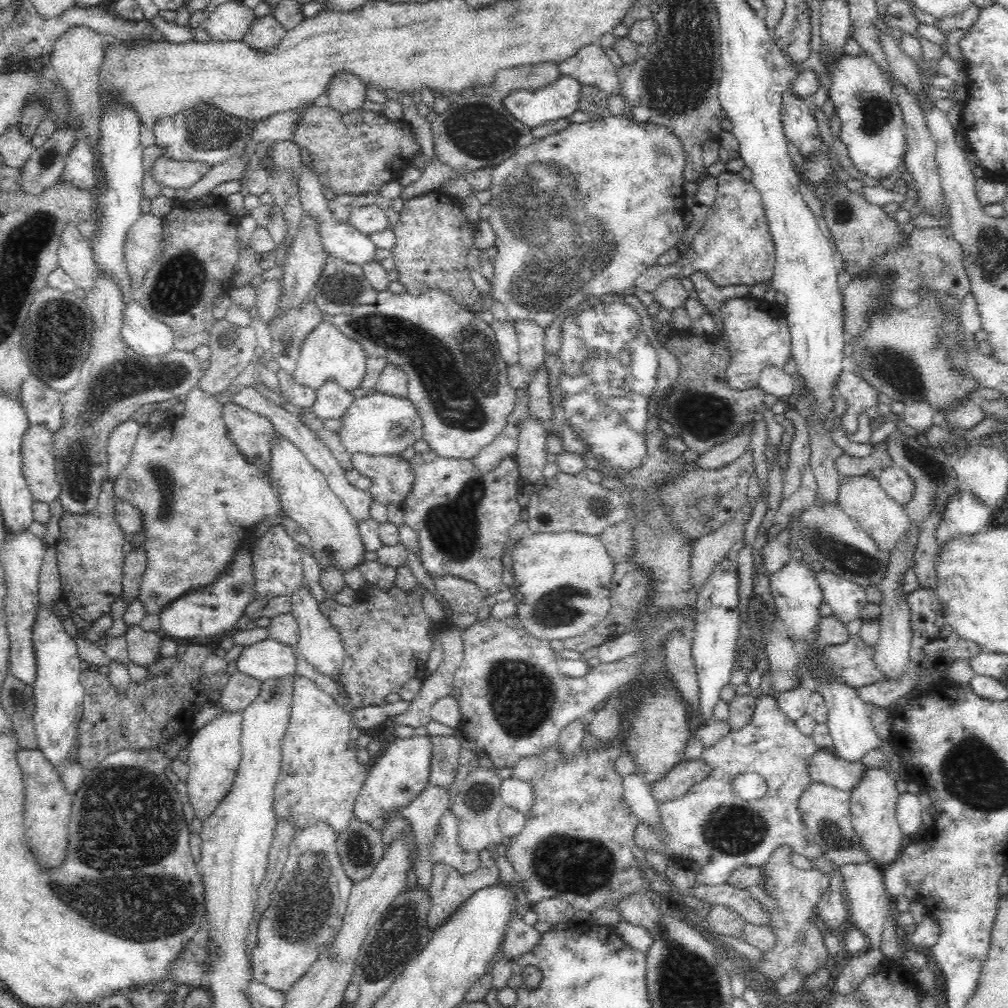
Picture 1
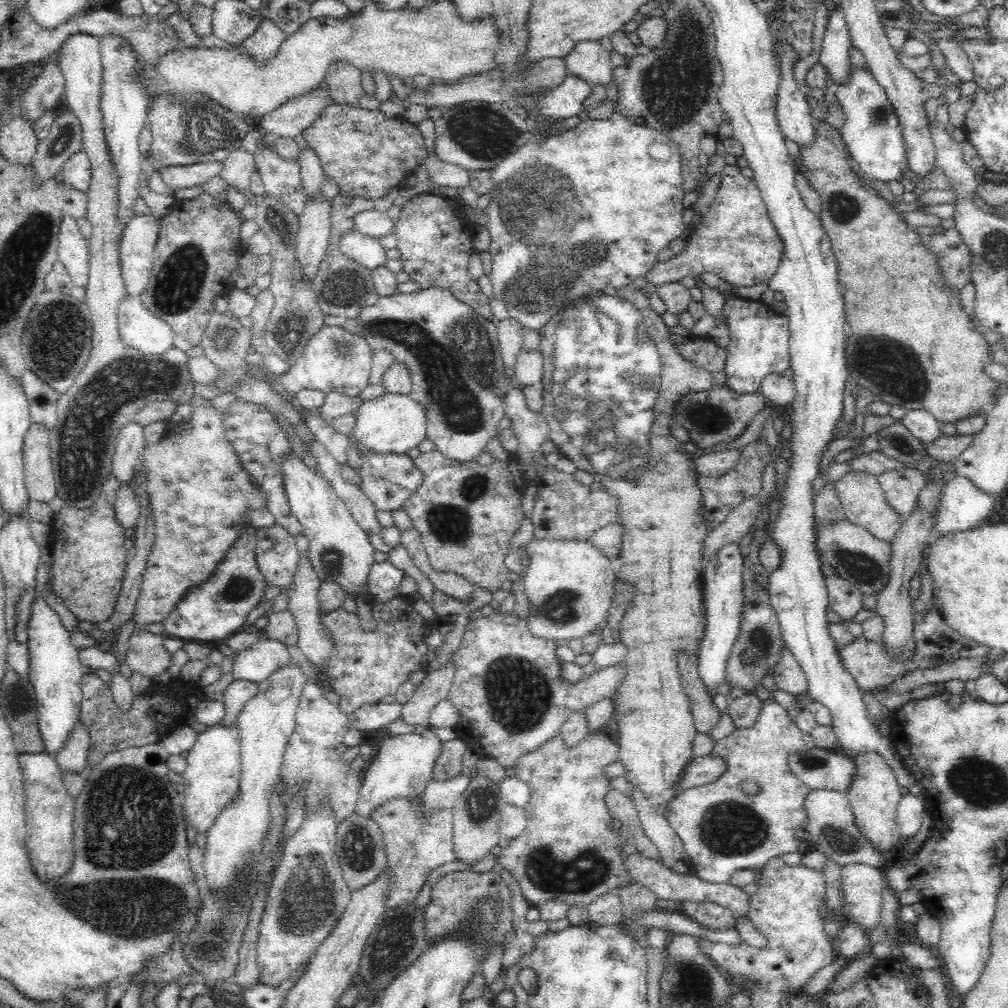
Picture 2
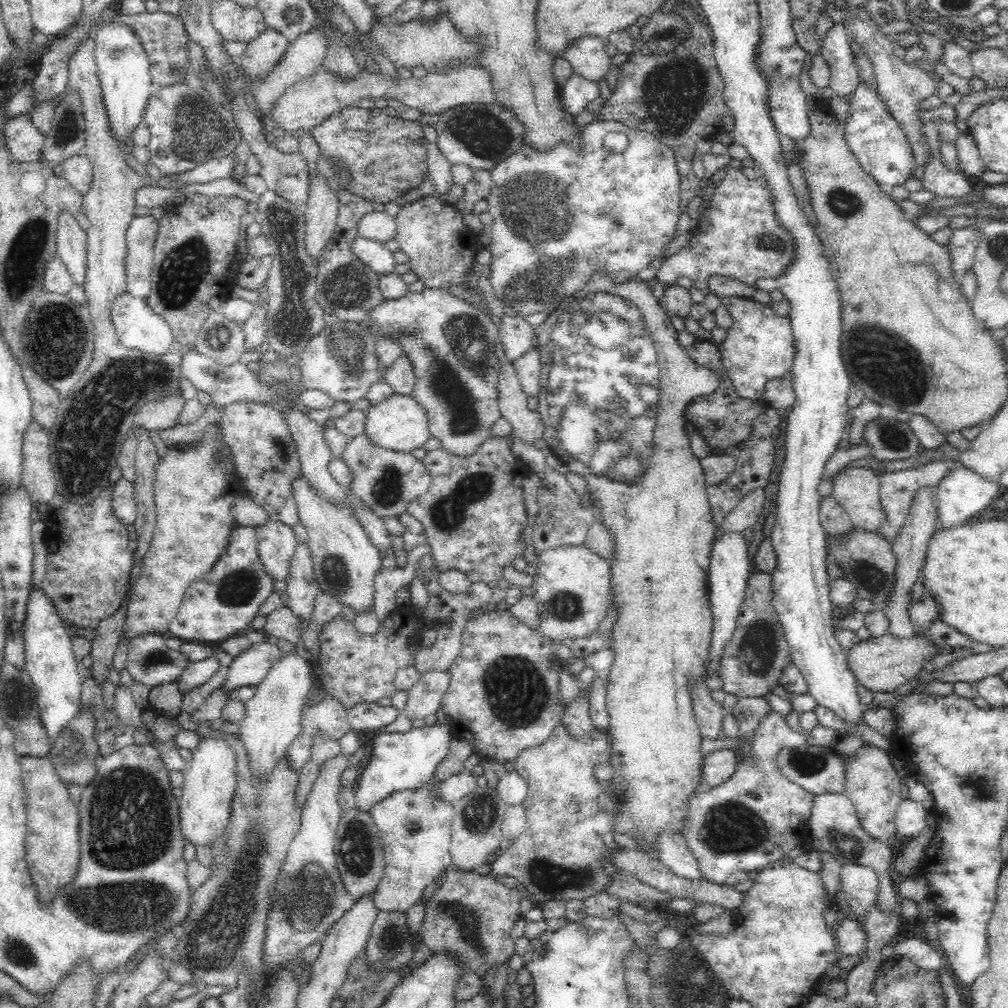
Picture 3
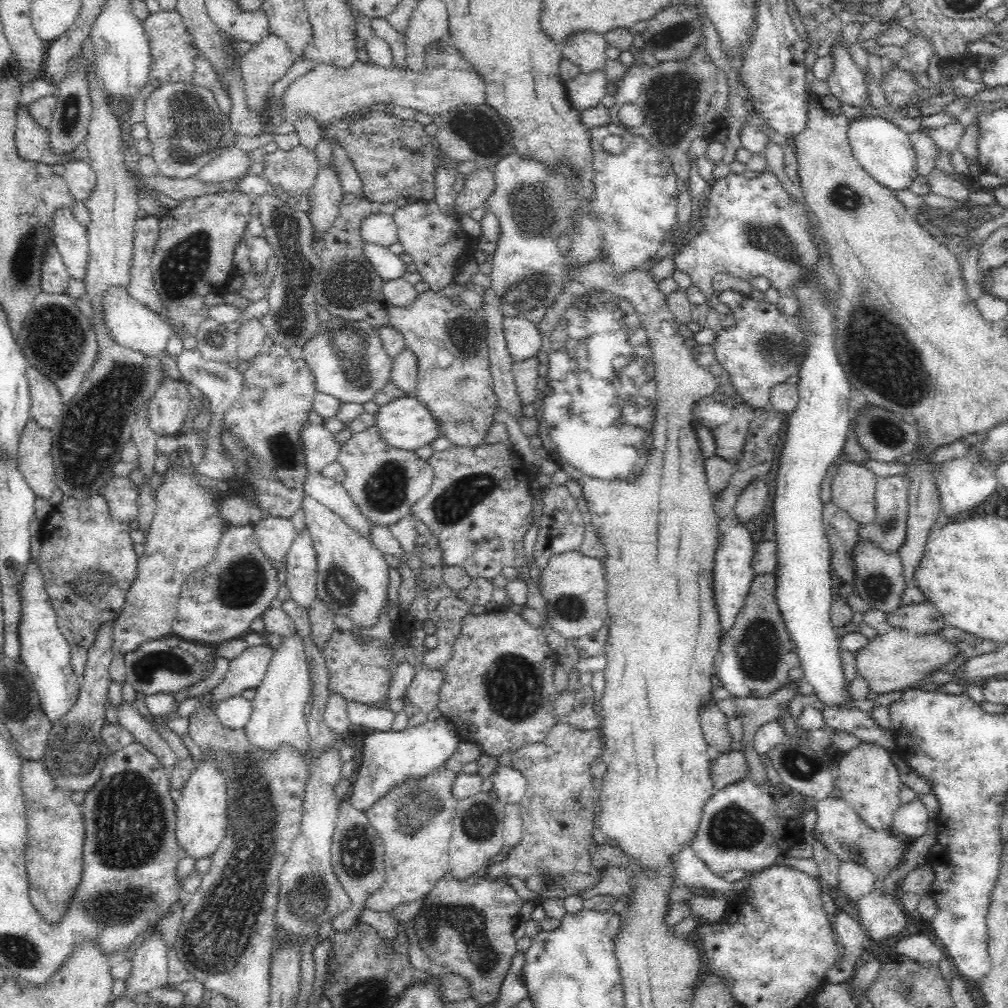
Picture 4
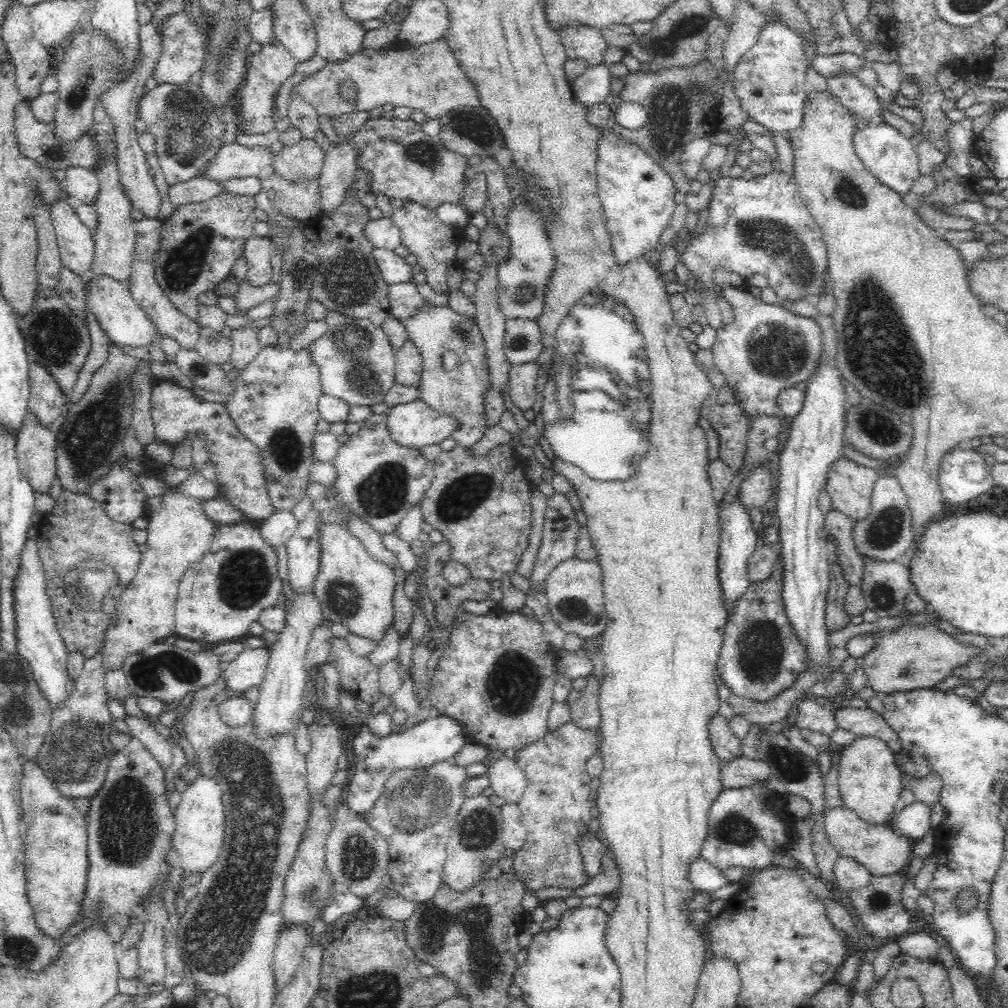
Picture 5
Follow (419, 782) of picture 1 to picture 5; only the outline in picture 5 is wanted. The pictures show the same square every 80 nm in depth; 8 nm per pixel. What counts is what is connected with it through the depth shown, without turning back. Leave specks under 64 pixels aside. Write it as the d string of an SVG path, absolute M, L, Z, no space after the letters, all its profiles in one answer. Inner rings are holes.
M439 715L437 718L428 717L424 722L412 726L412 728L406 728L403 732L394 733L392 732L389 736L378 737L372 730L365 725L356 738L352 740L352 772L350 772L350 783L346 783L345 792L343 796L343 802L346 802L352 810L355 810L359 814L365 814L368 812L373 805L380 799L382 792L386 788L386 783L390 775L394 771L404 769L425 769L431 767L433 764L442 762L443 760L452 759L453 756L460 752L460 748L466 744L464 728L457 723L456 720L448 716Z

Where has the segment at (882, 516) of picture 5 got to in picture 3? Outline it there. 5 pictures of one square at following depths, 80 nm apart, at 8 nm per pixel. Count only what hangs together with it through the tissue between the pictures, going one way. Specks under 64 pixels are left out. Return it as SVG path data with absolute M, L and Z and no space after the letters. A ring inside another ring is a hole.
M936 460L932 461L922 468L912 468L899 471L886 471L879 474L880 483L880 500L882 508L886 513L886 520L879 528L879 534L886 540L890 540L898 534L898 531L902 526L908 513L911 509L912 501L915 498L915 494L920 492L921 488L936 486L954 467L959 464L952 460Z

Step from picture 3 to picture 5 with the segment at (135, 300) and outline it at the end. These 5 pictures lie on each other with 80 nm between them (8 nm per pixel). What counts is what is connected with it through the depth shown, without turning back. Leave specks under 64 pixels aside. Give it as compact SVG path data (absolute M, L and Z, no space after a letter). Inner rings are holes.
M108 276L96 277L93 281L84 279L84 281L87 284L87 307L111 342L132 348L140 346L149 348L152 343L161 344L164 334L158 331L154 321L150 320L144 309L140 308L140 305L133 299L125 283Z

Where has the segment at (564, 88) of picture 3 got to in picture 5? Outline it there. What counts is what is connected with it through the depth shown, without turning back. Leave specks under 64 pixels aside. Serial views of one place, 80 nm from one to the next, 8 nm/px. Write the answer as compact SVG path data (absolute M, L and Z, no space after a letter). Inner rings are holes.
M604 63L587 67L571 81L574 98L587 107L604 103L604 98L610 94L611 78L612 75Z

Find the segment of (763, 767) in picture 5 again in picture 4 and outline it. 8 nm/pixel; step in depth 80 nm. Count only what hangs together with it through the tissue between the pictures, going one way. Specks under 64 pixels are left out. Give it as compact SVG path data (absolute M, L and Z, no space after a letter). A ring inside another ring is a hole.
M742 751L713 752L710 760L710 779L714 789L721 790L749 774Z

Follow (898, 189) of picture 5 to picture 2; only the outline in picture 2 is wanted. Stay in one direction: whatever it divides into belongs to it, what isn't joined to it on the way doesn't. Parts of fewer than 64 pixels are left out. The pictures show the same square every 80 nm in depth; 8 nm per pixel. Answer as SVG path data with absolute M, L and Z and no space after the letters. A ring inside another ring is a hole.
M850 64L848 80L837 84L835 95L844 114L841 137L859 171L869 181L896 181L903 171L908 171L906 145L898 115L884 88L878 84L867 66L864 68Z

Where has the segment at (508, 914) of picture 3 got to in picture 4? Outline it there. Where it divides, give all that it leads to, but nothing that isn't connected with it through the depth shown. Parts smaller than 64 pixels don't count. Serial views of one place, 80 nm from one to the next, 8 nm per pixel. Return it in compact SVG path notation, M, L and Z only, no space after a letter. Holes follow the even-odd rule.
M446 872L432 890L417 914L416 935L420 946L434 966L441 966L469 980L472 998L484 1006L499 1000L500 986L517 952L514 928L520 924L523 900L508 883L488 877L485 873L472 874L456 880Z

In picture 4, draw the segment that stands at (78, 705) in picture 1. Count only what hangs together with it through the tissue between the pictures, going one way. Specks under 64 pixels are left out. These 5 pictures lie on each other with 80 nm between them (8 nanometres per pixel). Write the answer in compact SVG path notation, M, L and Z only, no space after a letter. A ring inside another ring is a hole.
M31 559L27 564L25 577L21 582L21 617L19 637L21 661L32 676L33 688L40 700L41 709L51 726L60 724L60 720L77 704L80 696L80 677L71 666L71 644L66 640L57 625L57 614L44 589L41 569Z

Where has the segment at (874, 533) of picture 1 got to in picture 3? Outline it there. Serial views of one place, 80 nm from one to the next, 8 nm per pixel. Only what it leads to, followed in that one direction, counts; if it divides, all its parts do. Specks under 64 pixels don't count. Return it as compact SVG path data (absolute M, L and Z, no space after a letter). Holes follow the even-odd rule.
M848 468L833 480L831 495L858 529L878 533L886 520L880 500L879 474L868 468Z

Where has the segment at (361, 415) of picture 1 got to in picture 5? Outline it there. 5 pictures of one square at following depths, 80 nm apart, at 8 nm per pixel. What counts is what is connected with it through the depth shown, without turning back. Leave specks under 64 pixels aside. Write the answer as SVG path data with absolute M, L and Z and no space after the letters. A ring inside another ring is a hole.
M420 399L390 406L385 416L392 441L406 448L439 444L460 426L456 418L440 414Z

